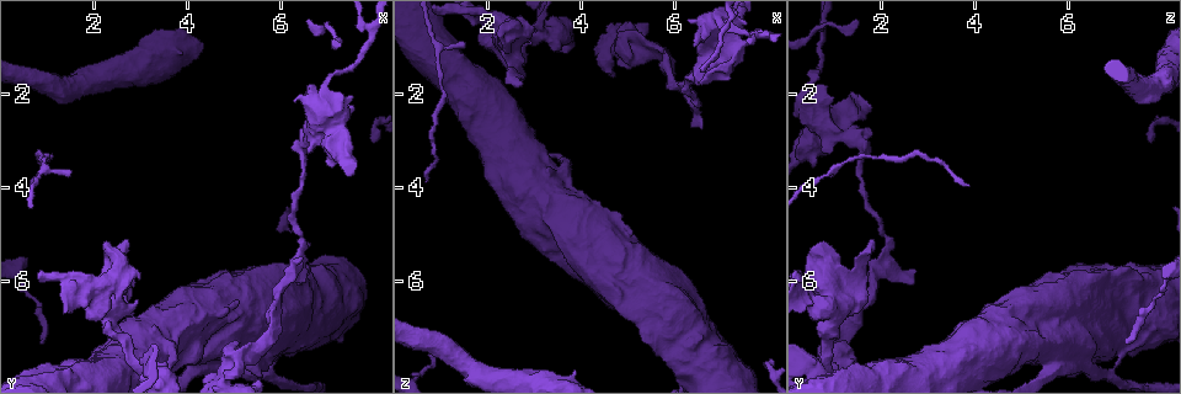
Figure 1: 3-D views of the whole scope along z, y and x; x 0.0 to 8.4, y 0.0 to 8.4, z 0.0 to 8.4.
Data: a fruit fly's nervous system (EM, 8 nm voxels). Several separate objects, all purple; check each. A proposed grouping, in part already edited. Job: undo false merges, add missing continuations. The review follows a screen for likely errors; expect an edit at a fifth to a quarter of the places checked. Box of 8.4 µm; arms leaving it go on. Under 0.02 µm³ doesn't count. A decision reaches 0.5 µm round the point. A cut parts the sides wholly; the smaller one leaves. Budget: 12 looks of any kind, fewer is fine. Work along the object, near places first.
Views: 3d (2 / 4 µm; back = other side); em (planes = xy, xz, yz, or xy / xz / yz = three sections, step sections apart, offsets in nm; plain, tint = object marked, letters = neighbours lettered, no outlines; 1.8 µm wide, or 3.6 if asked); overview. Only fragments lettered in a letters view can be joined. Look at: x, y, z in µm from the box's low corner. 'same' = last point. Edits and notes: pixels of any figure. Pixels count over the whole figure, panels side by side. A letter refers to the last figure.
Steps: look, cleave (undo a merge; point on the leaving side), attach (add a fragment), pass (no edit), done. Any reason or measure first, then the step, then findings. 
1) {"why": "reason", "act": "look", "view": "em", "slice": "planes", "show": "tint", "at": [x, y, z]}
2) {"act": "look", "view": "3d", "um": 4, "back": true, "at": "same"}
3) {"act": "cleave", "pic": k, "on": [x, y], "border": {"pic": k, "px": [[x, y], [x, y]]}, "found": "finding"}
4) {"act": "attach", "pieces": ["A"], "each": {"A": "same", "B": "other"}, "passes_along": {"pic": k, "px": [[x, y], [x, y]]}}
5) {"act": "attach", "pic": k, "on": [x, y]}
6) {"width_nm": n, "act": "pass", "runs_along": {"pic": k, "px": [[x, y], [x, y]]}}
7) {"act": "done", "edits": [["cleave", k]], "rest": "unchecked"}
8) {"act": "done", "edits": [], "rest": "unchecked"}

{"why": "calibre changes", "act": "look", "view": "em", "um": 3.6, "slice": "planes", "show": "letters", "at": [4.65, 7.65, 6.15]}

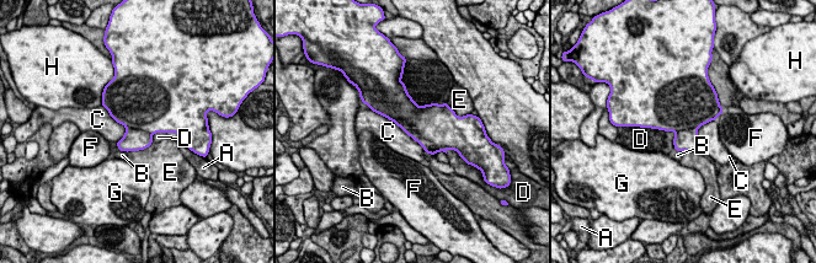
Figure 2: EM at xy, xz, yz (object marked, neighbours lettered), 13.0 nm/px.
{"act": "cleave", "pic": 2, "on": [405, 125], "each": {"A": "other", "B": "other", "C": "other", "D": "other", "E": "other", "F": "other", "G": "other", "H": "other"}, "part_leaving": {"pic": 2, "px": [[400, 123], [430, 150]]}, "found": "two neurons meet here"}

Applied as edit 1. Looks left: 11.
{"why": "redraw", "act": "look", "view": "overview"}

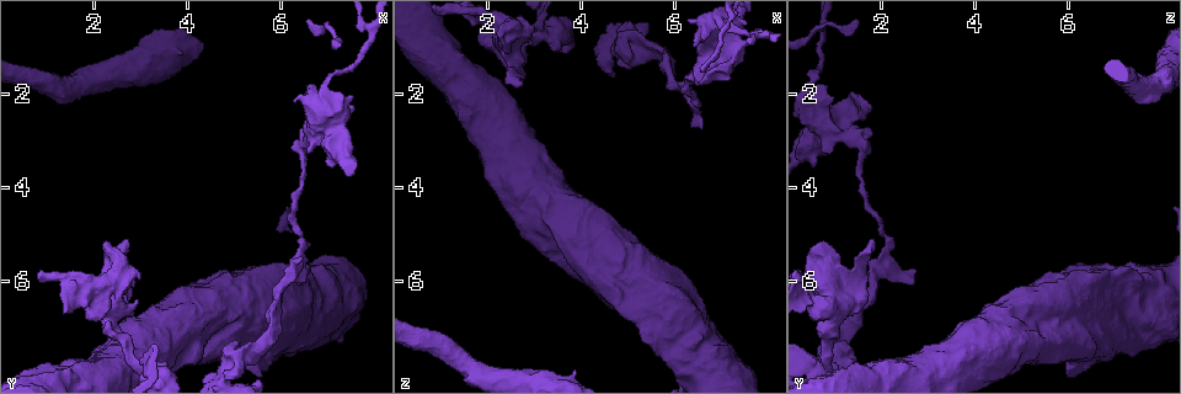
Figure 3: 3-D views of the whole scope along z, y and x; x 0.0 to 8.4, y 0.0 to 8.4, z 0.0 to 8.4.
{"why": "sharp bend", "act": "look", "view": "em", "slice": "planes", "show": "plain", "at": [2.60, 6.50, 1.45]}

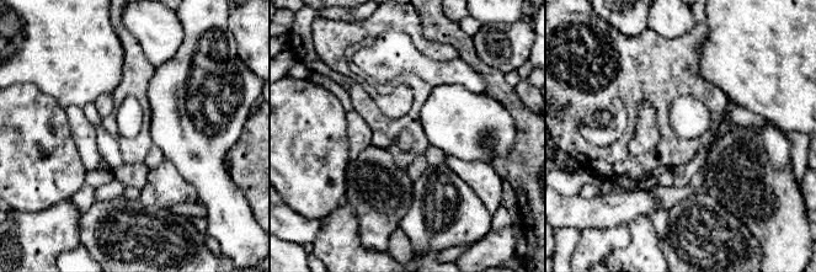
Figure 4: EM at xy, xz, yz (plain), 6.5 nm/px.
{"why": "what lies round it", "act": "look", "view": "em", "slice": "planes", "show": "letters", "at": "same"}

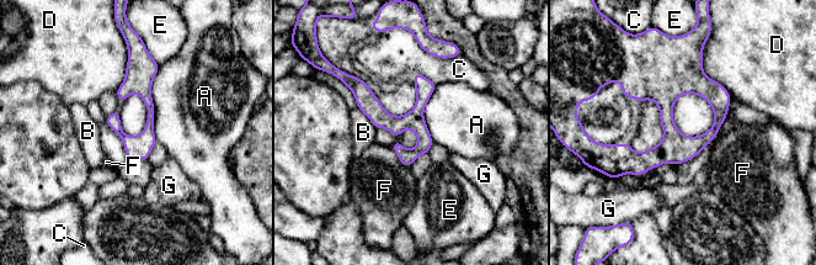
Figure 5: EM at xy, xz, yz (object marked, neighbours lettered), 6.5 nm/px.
{"width_nm": 120, "act": "pass", "each": {"A": "other", "B": "other", "C": "other", "D": "other", "E": "other", "F": "other", "G": "other"}, "border": {"pic": 5, "px": [[160, 64], [152, 84], [156, 142]]}, "found": "continuous, no second neuron"}

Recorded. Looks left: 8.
{"why": "free end", "act": "look", "view": "em", "slice": "planes", "show": "letters", "at": [6.40, 6.05, 2.70]}

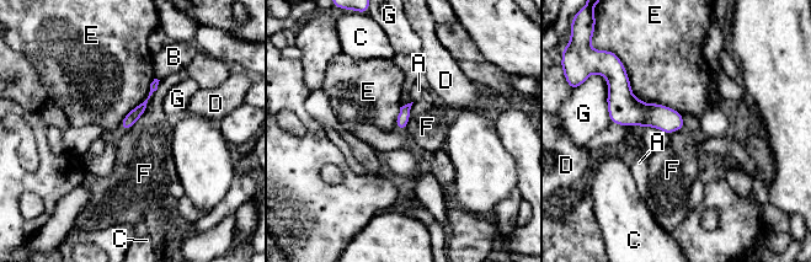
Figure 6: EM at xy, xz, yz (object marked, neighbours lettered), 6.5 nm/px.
{"longest_contact_nm": ["E", 500], "act": "pass", "each": {"A": "other", "B": "other", "C": "other", "D": "other", "E": "other", "F": "other", "G": "other"}, "runs_along": {"pic": 6, "px": [[154, 85], [144, 105], [126, 126]]}, "found": "none of them fits"}

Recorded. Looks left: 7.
{"why": "thick turns thin", "act": "look", "view": "em", "um": 3.6, "slice": "planes", "show": "tint", "at": [6.45, 3.10, 1.50]}

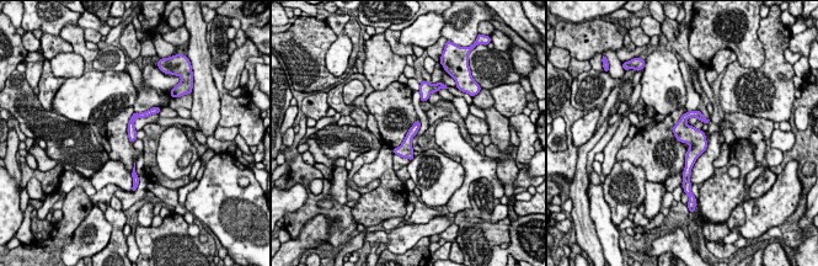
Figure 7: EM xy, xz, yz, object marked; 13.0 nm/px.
{"act": "look", "view": "em", "um": 3.6, "slice": "planes", "show": "letters", "at": "same"}

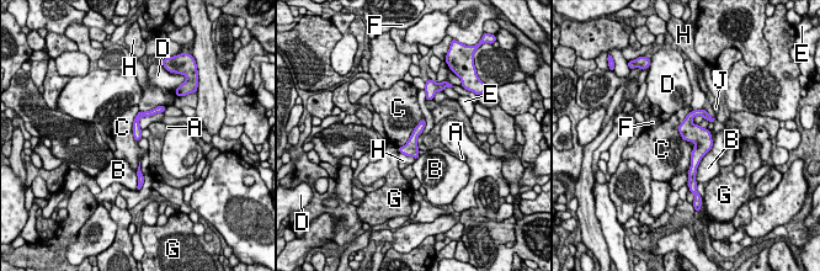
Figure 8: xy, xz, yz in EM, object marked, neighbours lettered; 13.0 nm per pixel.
{"act": "pass", "each": {"A": "other", "B": "other", "C": "other", "D": "other", "E": "other", "F": "other", "G": "other", "H": "other", "J": "other"}, "border": {"pic": 8, "px": [[693, 110], [677, 127], [686, 142]]}, "found": "all the same neuron"}

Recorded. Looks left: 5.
{"act": "done", "edits": [["cleave", 2]], "rest": "unchecked"}

